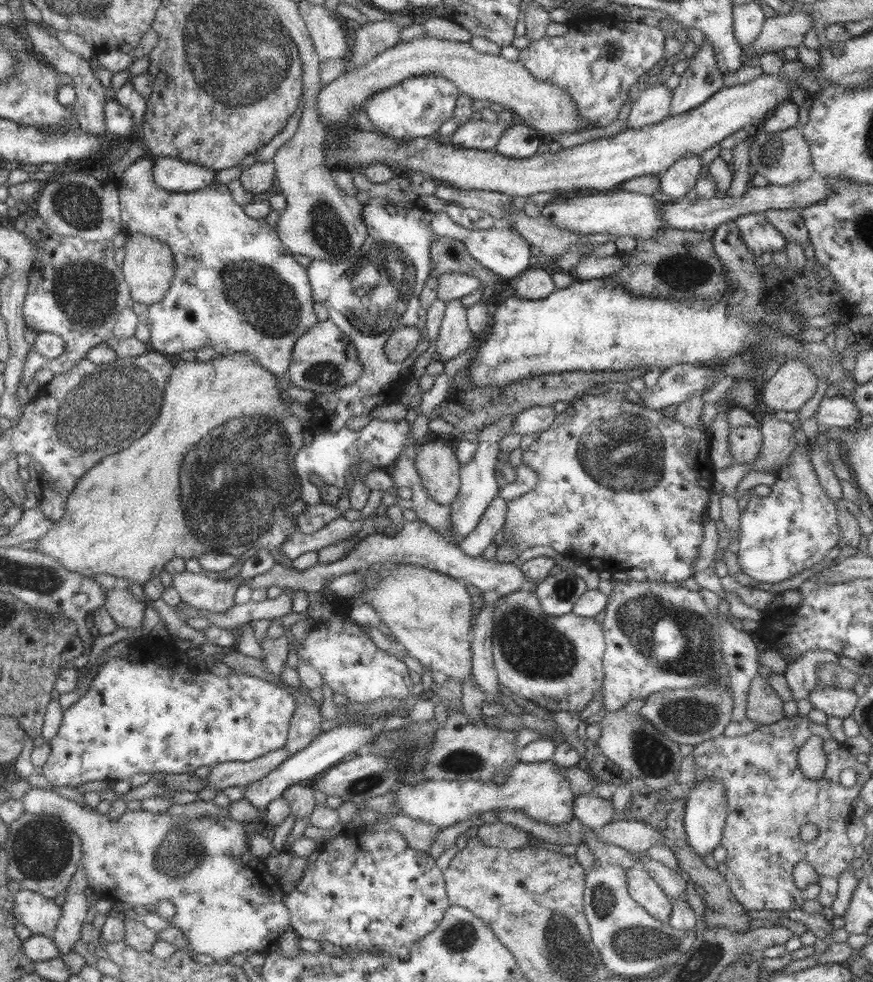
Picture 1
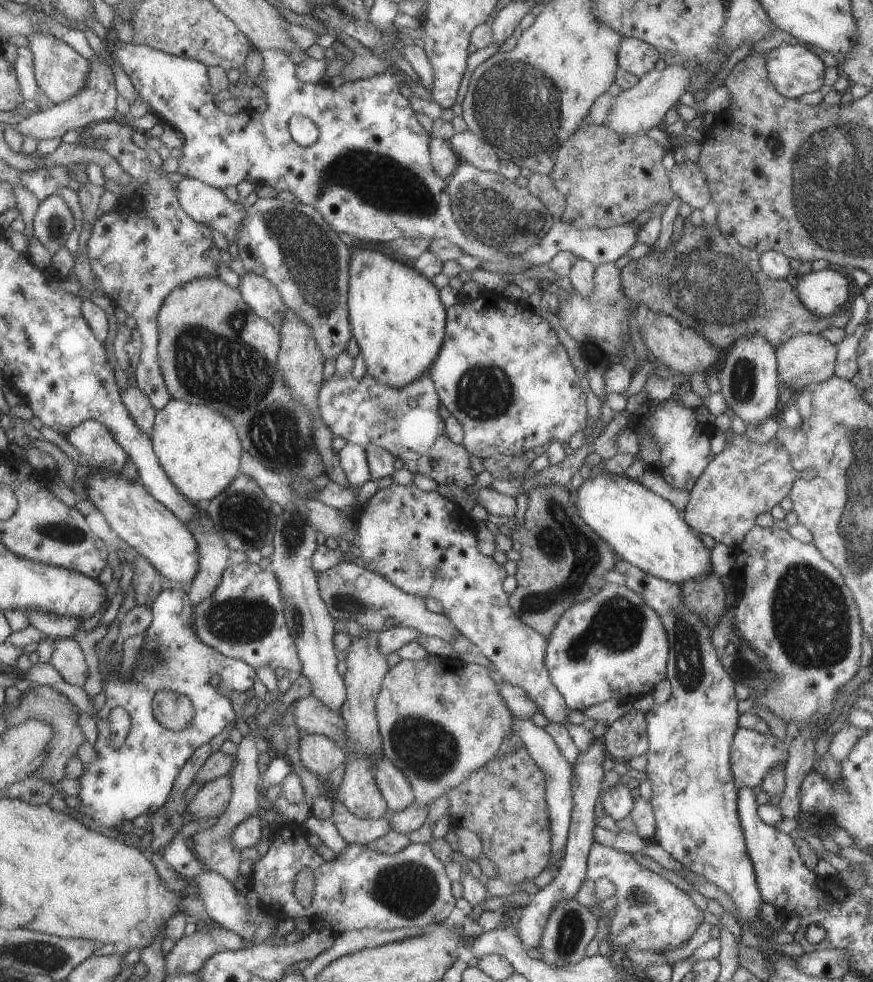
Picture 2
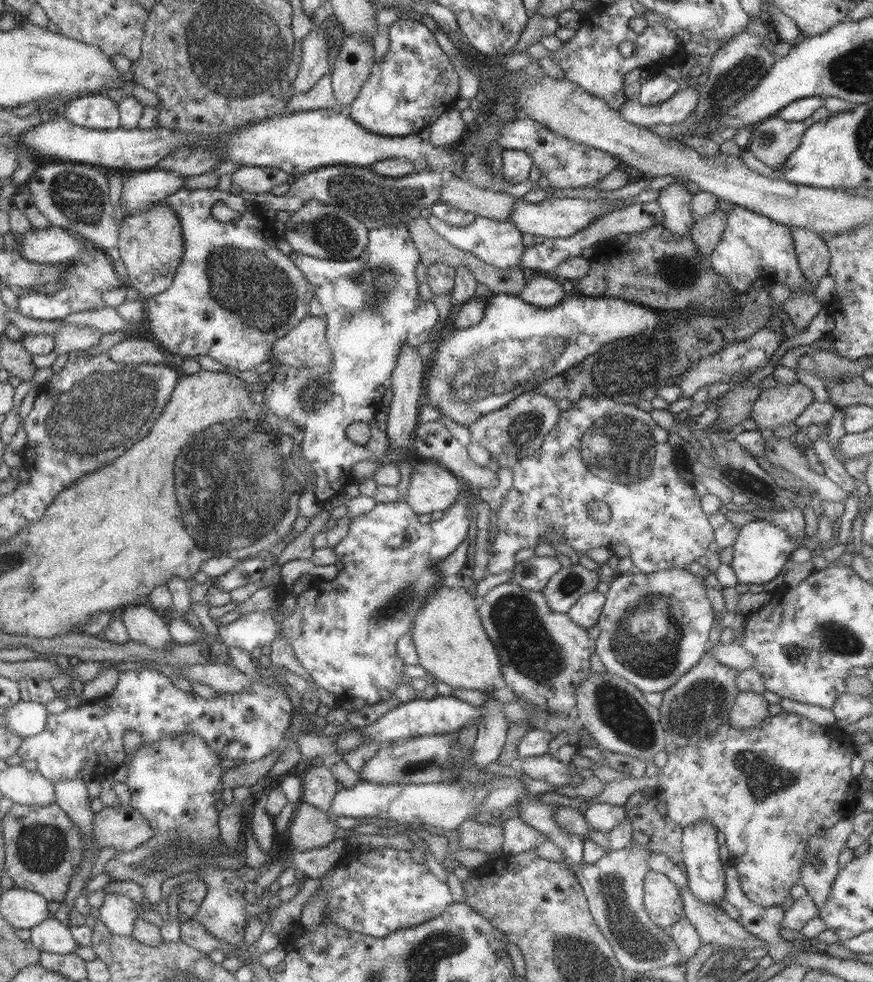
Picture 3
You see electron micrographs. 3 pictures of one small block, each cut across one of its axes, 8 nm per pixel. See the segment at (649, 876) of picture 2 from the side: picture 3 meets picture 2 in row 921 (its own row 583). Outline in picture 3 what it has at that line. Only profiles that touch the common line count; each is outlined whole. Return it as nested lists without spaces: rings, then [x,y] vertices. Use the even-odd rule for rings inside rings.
[[[677,568],[652,573],[616,573],[604,593],[604,605],[596,623],[599,635],[595,639],[595,653],[604,670],[627,679],[643,693],[663,692],[673,686],[683,673],[699,662],[710,644],[709,630],[714,624],[714,615],[703,582],[698,575]]]

